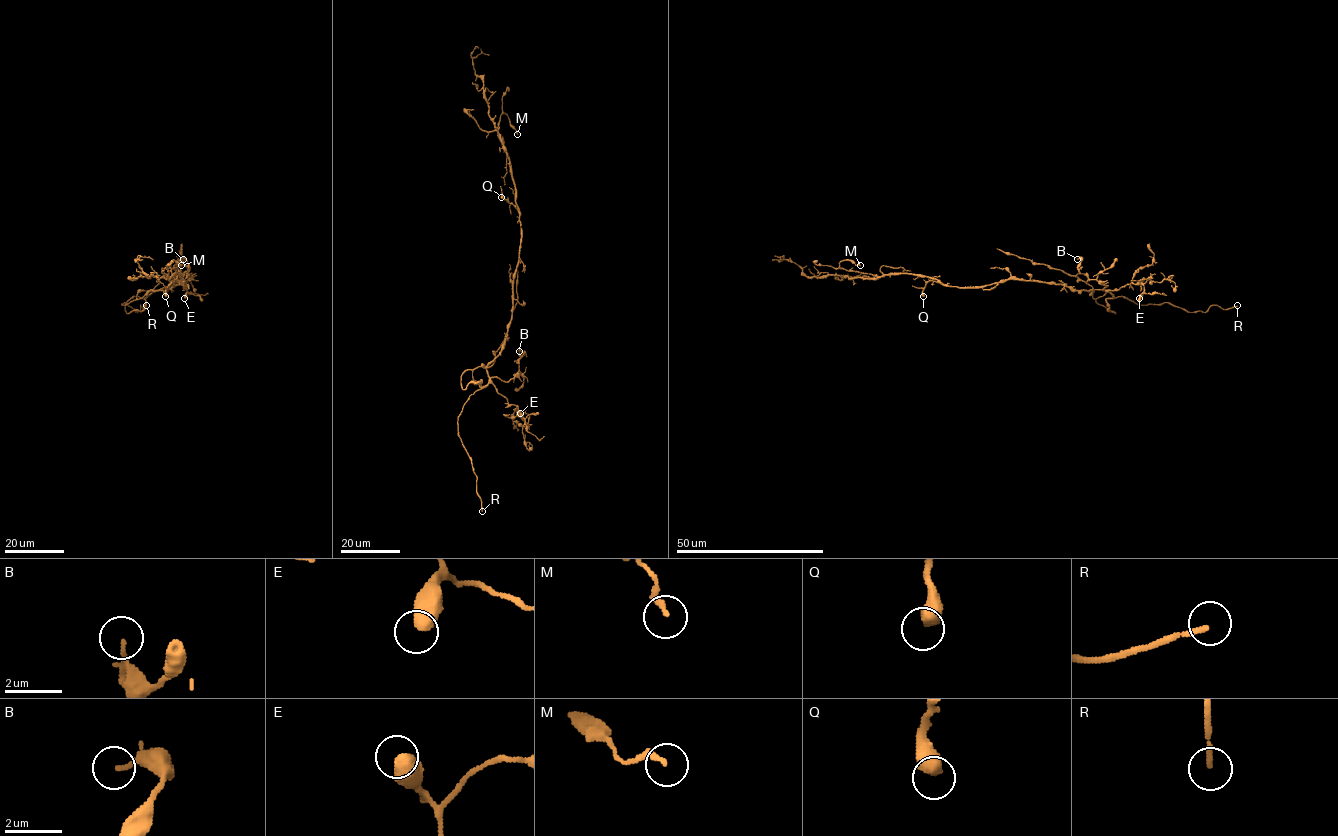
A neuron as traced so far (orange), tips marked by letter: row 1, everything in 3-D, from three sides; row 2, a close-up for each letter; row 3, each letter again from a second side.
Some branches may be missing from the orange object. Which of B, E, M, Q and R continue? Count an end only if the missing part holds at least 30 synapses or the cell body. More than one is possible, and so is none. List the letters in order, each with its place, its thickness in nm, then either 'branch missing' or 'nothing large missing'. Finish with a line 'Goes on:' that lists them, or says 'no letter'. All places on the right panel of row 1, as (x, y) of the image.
B: (1077, 259) | 120 nm | nothing large missing
E: (1139, 298) | 550 nm | nothing large missing
M: (860, 265) | 170 nm | nothing large missing
Q: (923, 296) | 500 nm | nothing large missing
R: (1237, 305) | 180 nm | branch missing
Goes on: R

